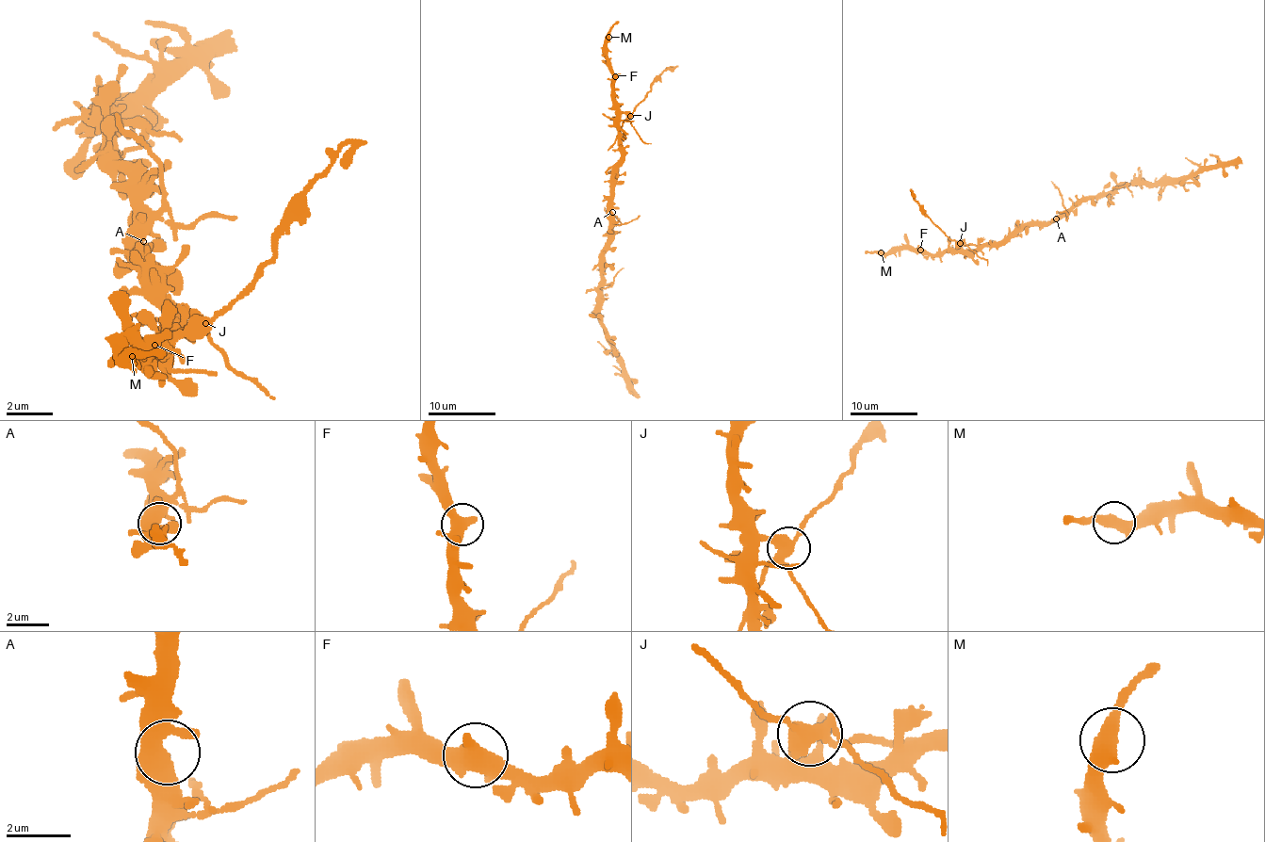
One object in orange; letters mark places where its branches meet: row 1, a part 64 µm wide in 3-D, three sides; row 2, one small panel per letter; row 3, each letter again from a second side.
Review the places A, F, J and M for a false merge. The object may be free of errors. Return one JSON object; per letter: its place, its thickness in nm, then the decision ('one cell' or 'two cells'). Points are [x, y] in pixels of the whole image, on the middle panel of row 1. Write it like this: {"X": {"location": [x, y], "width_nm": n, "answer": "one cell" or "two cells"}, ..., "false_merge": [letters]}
{"A": {"location": [612, 212], "width_nm": 440, "answer": "one cell"}, "F": {"location": [615, 76], "width_nm": 550, "answer": "one cell"}, "J": {"location": [630, 116], "width_nm": 440, "answer": "two cells"}, "M": {"location": [608, 37], "width_nm": 480, "answer": "one cell"}, "false_merge": ["J"]}

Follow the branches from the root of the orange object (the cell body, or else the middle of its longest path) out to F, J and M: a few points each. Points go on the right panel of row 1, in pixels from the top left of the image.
F: (1056, 218), (1046, 222), (1025, 222), (999, 241), (984, 243), (974, 250), (946, 250), (933, 254), (920, 250)
J: (1056, 218), (1046, 222), (1025, 222), (999, 241), (981, 244), (959, 243)
M: (1056, 218), (1025, 222), (999, 241), (974, 250), (881, 252)

